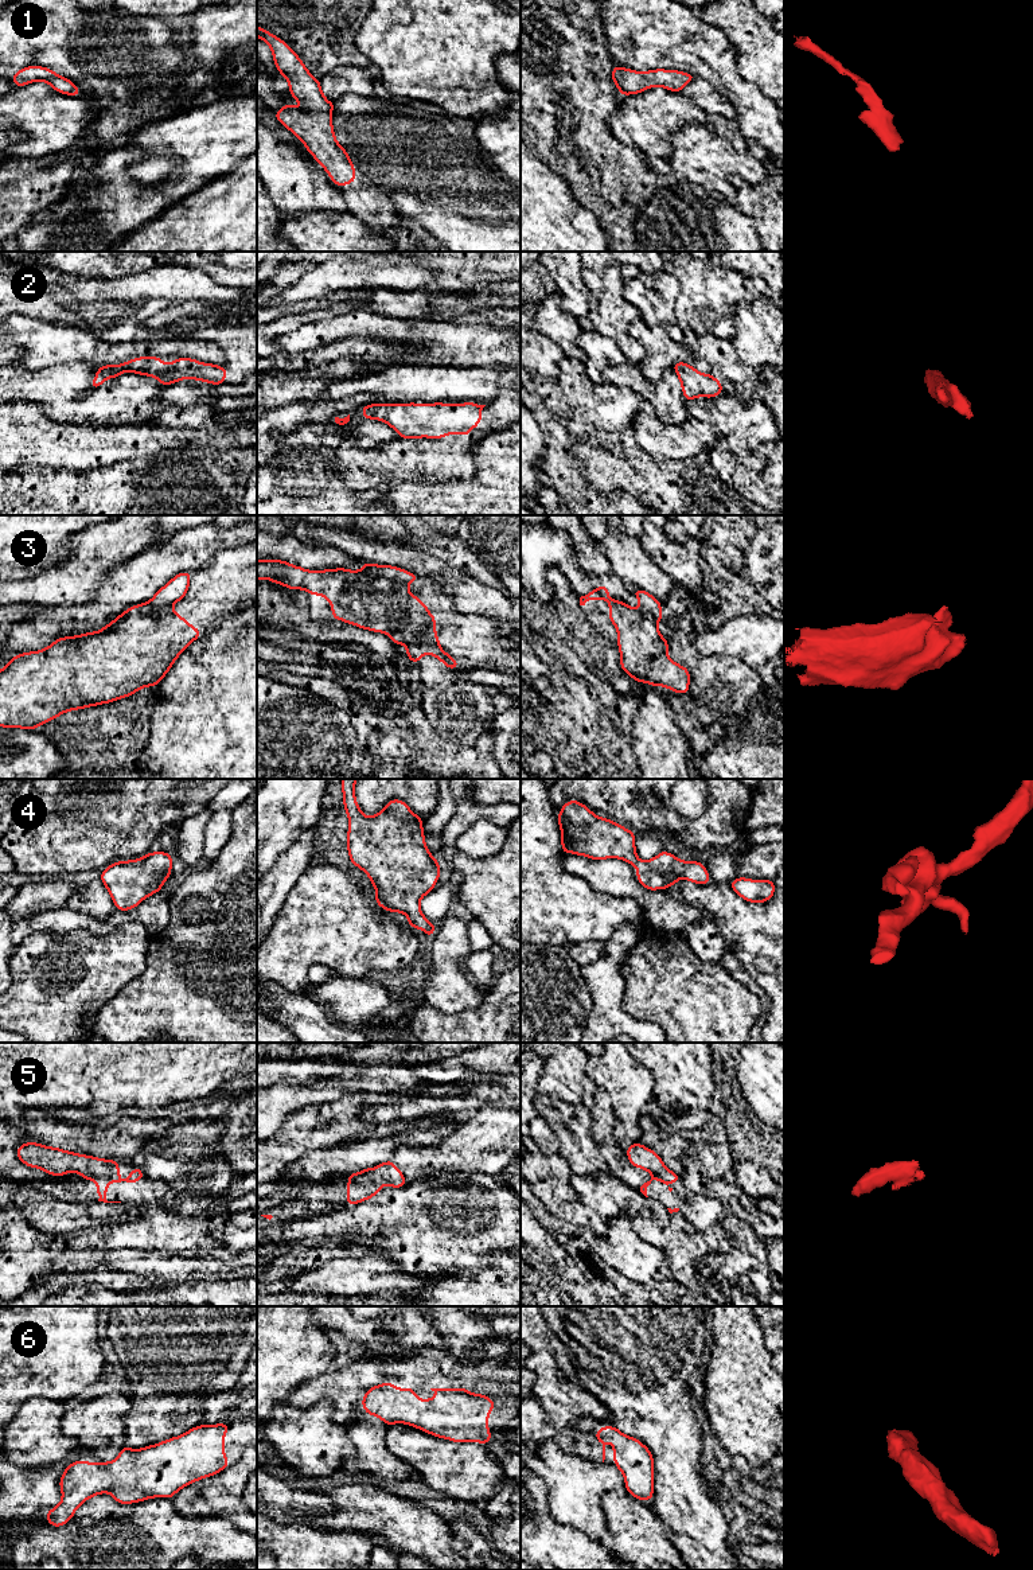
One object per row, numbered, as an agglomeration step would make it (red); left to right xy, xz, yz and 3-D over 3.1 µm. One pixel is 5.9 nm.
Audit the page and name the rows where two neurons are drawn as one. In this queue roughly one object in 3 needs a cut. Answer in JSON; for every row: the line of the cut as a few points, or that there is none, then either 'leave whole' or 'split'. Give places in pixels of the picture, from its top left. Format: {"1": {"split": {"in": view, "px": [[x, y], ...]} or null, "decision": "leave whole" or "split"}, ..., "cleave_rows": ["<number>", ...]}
{"1": {"split": null, "decision": "leave whole"}, "2": {"split": null, "decision": "leave whole"}, "3": {"split": {"in": "xz", "px": [[437, 643], [431, 643], [421, 638], [406, 645]]}, "decision": "split"}, "4": {"split": null, "decision": "leave whole"}, "5": {"split": null, "decision": "leave whole"}, "6": {"split": null, "decision": "leave whole"}, "cleave_rows": ["3"]}

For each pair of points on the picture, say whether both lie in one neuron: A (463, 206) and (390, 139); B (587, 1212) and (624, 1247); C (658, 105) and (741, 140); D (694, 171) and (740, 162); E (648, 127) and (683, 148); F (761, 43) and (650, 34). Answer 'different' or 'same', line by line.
A: same
B: different
C: same
D: same
E: different
F: different

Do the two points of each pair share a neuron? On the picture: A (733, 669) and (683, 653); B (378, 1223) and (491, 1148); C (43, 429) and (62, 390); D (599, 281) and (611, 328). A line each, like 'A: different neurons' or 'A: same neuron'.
A: same neuron
B: different neurons
C: different neurons
D: same neuron

